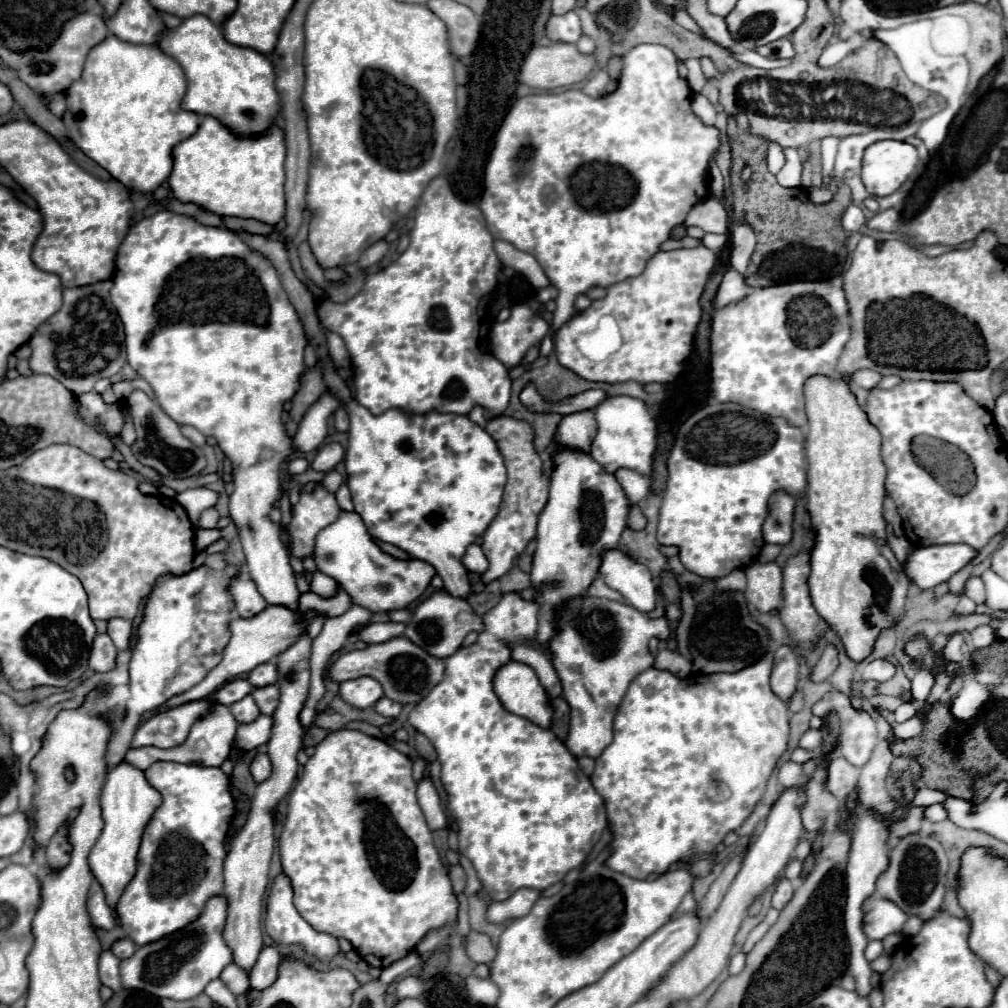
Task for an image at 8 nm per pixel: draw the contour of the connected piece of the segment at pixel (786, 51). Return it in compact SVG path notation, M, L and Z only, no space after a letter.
M783 37L783 39L777 39L769 45L763 45L763 47L757 47L755 49L759 55L767 57L767 59L789 59L793 57L793 45L791 45L791 39L789 37Z

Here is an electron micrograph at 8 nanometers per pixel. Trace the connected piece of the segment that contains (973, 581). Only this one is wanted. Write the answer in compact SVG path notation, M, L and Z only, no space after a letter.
M971 577L967 583L967 597L971 597L975 603L983 603L985 601L985 589L983 589L983 581L981 577Z

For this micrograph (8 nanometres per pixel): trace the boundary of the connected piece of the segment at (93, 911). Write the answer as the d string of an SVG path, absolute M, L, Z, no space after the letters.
M97 881L91 883L89 895L87 895L87 913L91 917L93 927L105 929L105 931L111 931L115 927L113 911L109 909L109 905L105 901L105 895L103 895L103 889L101 889L101 885Z

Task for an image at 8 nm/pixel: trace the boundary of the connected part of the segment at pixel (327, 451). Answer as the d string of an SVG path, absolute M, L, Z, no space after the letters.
M329 443L329 445L325 445L323 449L319 449L319 453L317 453L315 461L311 463L311 467L313 467L315 471L327 473L327 471L331 471L337 463L341 463L343 457L345 457L345 449L343 449L339 443Z

